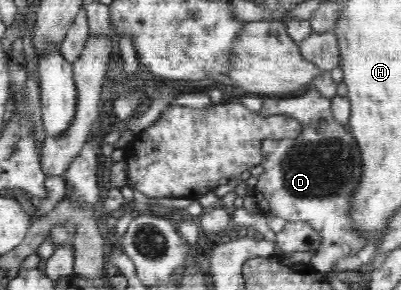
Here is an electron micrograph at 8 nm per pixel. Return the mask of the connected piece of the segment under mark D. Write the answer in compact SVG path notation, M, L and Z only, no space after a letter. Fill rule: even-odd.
M309 88L301 96L263 96L260 112L263 117L287 115L301 124L296 137L285 137L284 140L267 140L263 142L262 168L264 172L258 177L258 184L253 196L258 208L266 216L274 214L287 222L302 221L320 233L320 246L311 260L311 265L322 274L329 274L336 268L342 258L355 256L367 242L367 234L354 224L354 195L363 180L363 161L352 134L335 123L331 112L331 99L322 96L316 89Z

